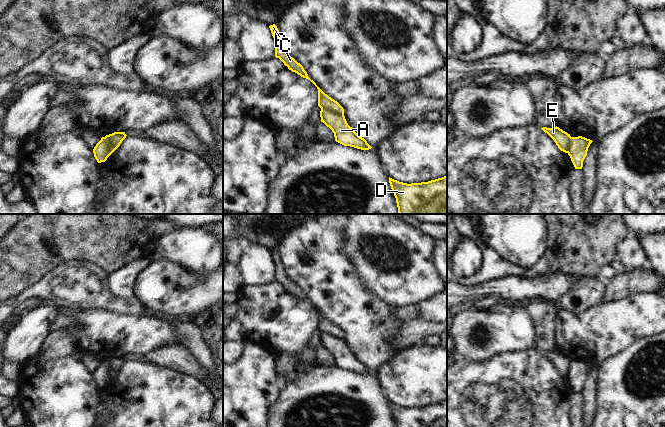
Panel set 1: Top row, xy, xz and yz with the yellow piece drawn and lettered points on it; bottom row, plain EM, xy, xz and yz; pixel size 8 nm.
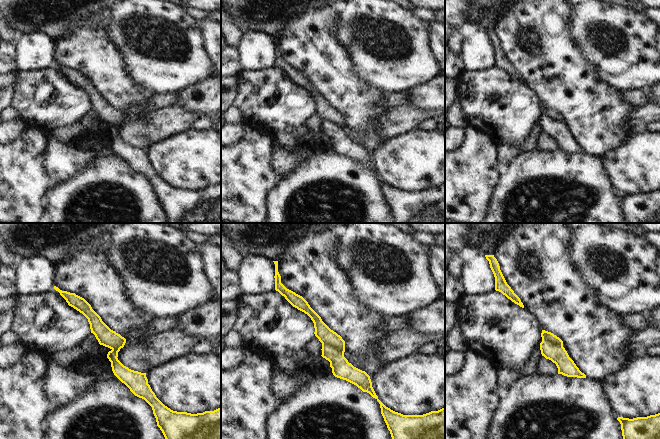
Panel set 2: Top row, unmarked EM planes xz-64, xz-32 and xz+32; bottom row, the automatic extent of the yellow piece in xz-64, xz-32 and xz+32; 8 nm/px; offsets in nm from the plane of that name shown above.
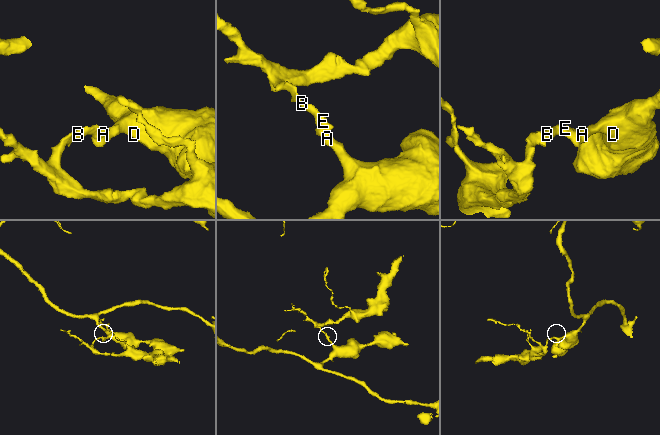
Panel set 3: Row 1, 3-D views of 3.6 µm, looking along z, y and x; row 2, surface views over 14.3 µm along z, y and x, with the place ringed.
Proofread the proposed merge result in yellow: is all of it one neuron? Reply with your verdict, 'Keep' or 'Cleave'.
Cleave

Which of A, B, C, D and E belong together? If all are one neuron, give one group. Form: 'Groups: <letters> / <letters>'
Groups: A D / B C E

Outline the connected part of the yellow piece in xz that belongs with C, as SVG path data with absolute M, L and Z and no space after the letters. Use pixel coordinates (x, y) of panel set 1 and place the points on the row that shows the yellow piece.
M275 24L269 26L272 36L275 40L275 57L279 58L285 66L288 67L292 72L297 73L303 78L310 80L318 89L318 106L321 109L329 110L333 113L344 116L343 107L334 99L325 94L316 83L308 77L307 72L304 70L303 66L298 63L293 57L291 57L284 47L284 43L280 39L280 33Z

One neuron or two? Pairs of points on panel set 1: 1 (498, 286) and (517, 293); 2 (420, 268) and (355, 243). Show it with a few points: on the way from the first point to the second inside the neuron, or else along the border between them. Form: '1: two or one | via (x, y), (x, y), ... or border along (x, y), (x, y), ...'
1: one | via (503, 288), (512, 288)
2: one | via (404, 263), (396, 263), (383, 250), (371, 248)

